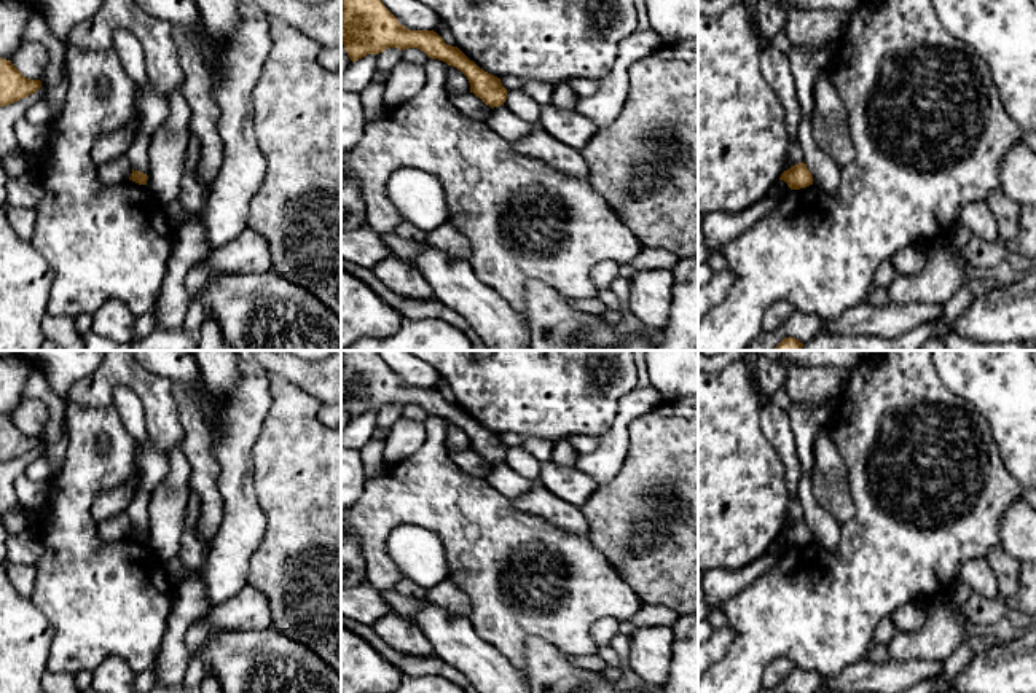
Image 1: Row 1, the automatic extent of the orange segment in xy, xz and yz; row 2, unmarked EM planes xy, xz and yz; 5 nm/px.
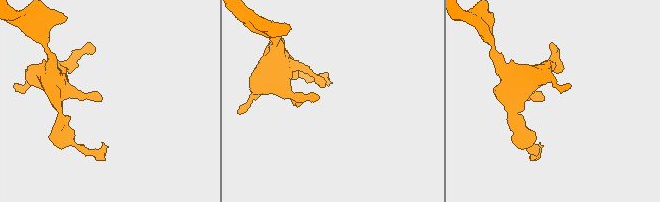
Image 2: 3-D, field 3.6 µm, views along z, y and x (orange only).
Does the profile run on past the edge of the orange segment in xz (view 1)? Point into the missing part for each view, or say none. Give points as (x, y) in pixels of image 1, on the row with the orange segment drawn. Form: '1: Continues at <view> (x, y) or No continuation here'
1: No continuation here

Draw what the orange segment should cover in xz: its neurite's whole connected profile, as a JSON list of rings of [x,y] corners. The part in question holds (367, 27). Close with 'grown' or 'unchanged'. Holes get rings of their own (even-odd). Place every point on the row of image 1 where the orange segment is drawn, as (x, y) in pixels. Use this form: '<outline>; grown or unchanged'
[[[341,0],[341,43],[352,62],[387,48],[418,48],[429,57],[461,70],[470,92],[491,108],[504,105],[507,89],[500,78],[485,72],[457,46],[446,45],[434,30],[408,30],[381,0]]]; unchanged

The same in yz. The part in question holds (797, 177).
[[[799,162],[784,170],[779,180],[784,180],[791,190],[800,190],[813,185],[813,175],[805,162]]]; unchanged

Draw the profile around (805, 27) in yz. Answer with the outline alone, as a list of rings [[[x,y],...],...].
[[[786,10],[786,33],[794,46],[819,46],[840,41],[850,29],[850,14],[840,10]]]

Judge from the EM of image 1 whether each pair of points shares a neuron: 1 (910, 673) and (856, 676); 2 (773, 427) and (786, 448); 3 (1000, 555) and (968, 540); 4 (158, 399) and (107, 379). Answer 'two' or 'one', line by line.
1: one
2: one
3: two
4: one

